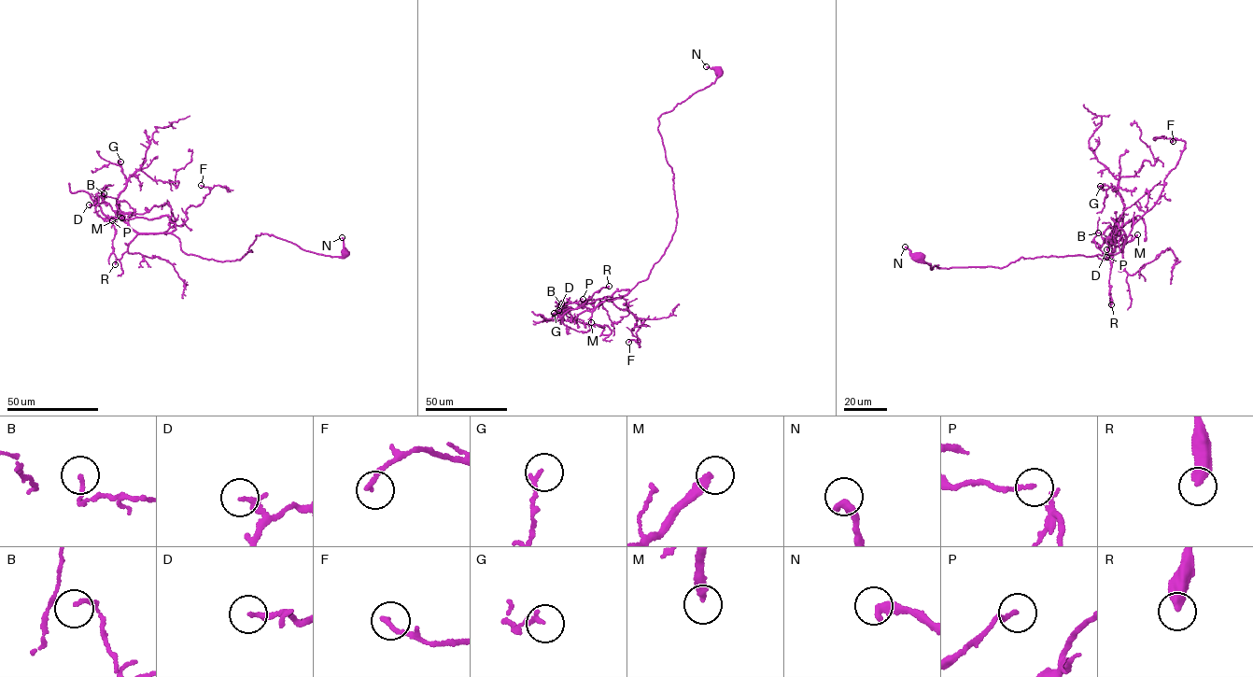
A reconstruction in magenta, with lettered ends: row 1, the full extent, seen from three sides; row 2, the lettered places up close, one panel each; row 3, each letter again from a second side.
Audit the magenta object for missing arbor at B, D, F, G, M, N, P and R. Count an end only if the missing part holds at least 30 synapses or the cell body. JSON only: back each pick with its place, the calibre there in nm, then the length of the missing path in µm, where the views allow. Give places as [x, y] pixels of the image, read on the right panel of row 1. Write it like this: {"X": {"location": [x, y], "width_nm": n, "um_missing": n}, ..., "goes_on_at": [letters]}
{"M": {"location": [1137, 234], "width_nm": 260, "um_missing": 80}, "goes_on_at": ["M"]}

